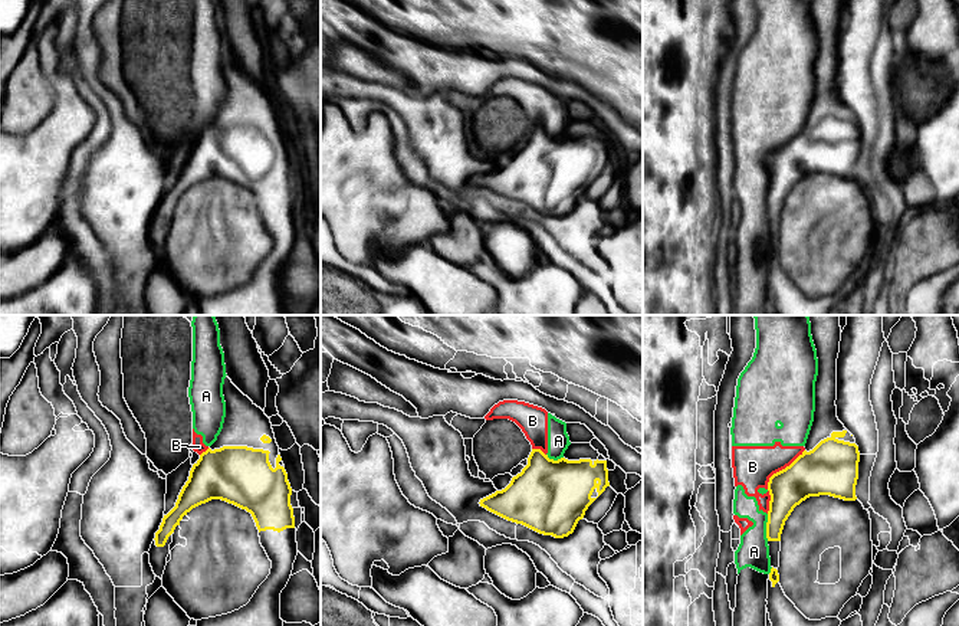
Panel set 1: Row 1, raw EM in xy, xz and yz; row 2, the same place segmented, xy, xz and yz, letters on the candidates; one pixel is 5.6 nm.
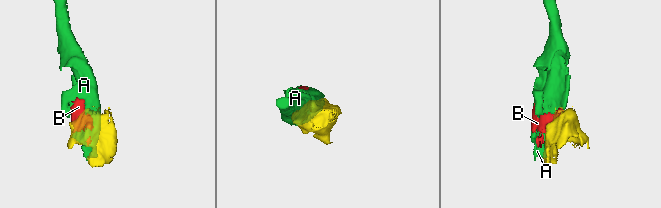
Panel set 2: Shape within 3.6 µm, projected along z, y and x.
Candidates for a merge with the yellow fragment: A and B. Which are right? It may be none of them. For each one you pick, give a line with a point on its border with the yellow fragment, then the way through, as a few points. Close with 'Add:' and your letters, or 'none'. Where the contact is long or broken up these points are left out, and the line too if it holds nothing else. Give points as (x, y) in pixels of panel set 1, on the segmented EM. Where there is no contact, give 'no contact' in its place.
Add: none

